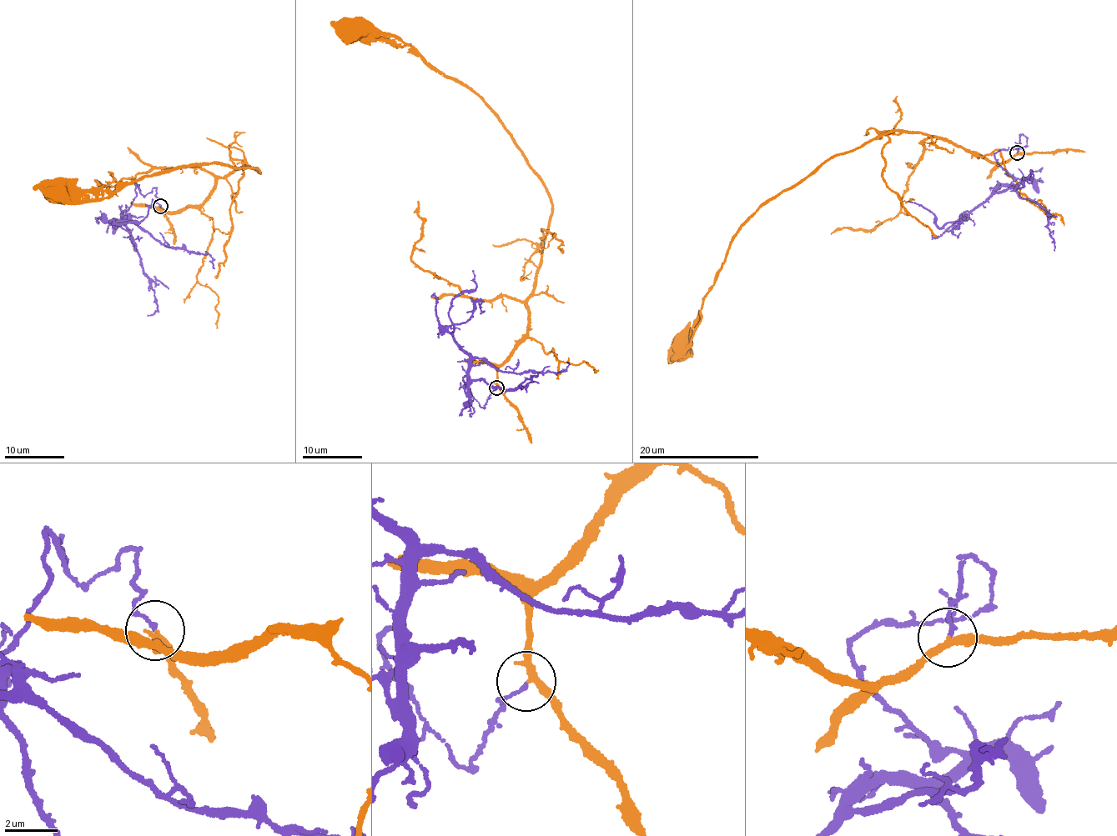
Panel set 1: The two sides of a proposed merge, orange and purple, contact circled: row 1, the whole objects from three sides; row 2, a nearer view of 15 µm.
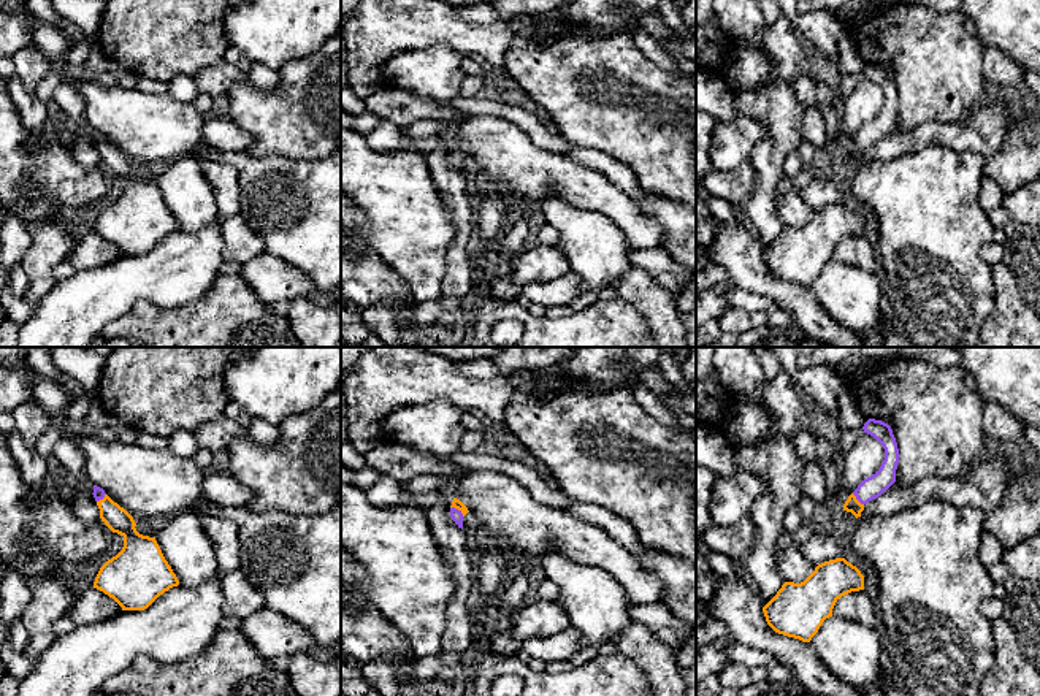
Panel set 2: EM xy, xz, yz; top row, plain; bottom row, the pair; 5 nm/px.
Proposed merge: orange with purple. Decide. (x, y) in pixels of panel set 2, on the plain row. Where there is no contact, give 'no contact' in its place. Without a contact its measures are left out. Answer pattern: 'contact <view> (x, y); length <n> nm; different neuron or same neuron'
contact xz (457, 152); length 90 nm; different neuron

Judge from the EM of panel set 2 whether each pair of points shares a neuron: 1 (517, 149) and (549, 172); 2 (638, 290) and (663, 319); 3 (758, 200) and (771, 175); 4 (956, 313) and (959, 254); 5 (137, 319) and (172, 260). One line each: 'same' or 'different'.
1: same
2: same
3: same
4: same
5: different

